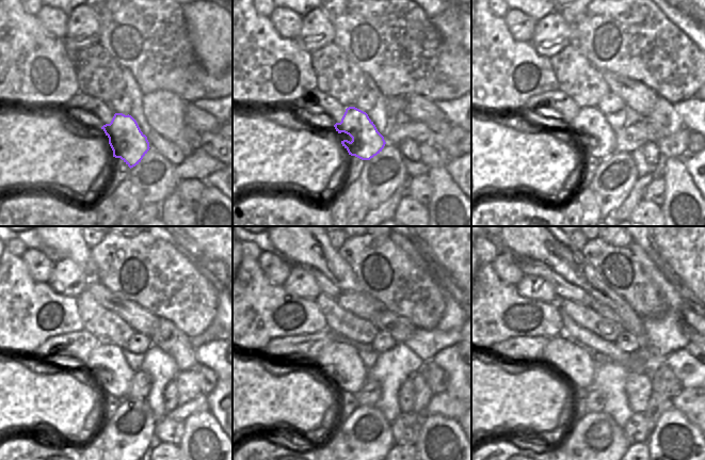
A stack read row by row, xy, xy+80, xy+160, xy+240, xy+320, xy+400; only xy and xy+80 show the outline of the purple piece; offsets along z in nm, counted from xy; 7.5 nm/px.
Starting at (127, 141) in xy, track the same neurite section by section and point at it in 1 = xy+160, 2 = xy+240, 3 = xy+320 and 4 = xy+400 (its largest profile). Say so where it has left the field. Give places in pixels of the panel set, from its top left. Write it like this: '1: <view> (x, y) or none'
1: xy+160 (590, 120)
2: xy+240 (112, 358)
3: xy+320 (339, 361)
4: xy+400 (575, 362)

